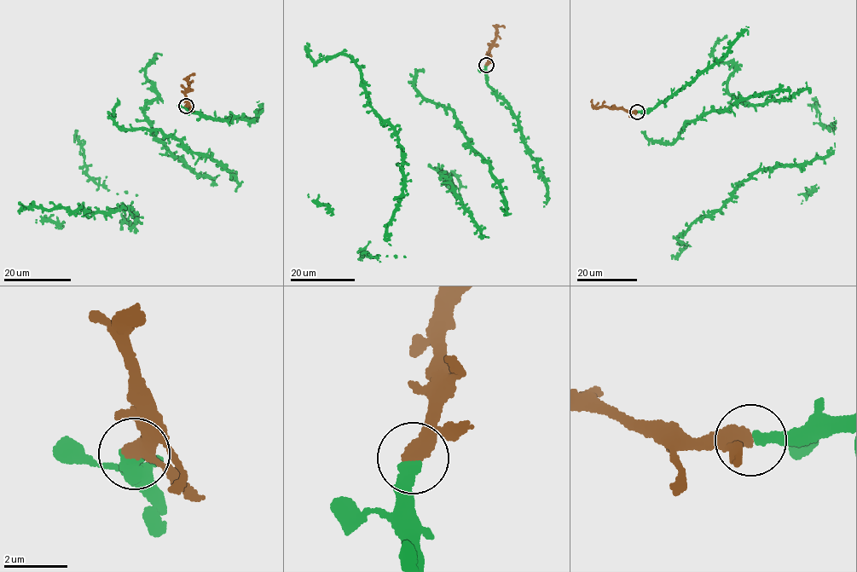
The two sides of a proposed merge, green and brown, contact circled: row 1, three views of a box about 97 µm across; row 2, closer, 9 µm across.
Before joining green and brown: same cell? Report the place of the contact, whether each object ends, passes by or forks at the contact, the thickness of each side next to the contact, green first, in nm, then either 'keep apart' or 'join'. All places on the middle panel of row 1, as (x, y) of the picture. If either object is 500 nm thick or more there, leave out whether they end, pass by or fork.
(486, 65) | green ends | brown passes by | 420/380 nm | join

